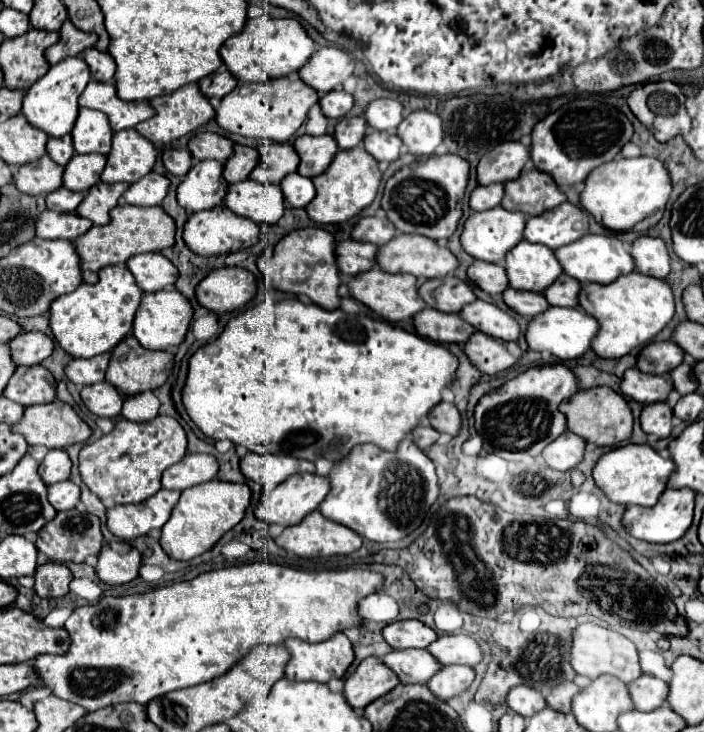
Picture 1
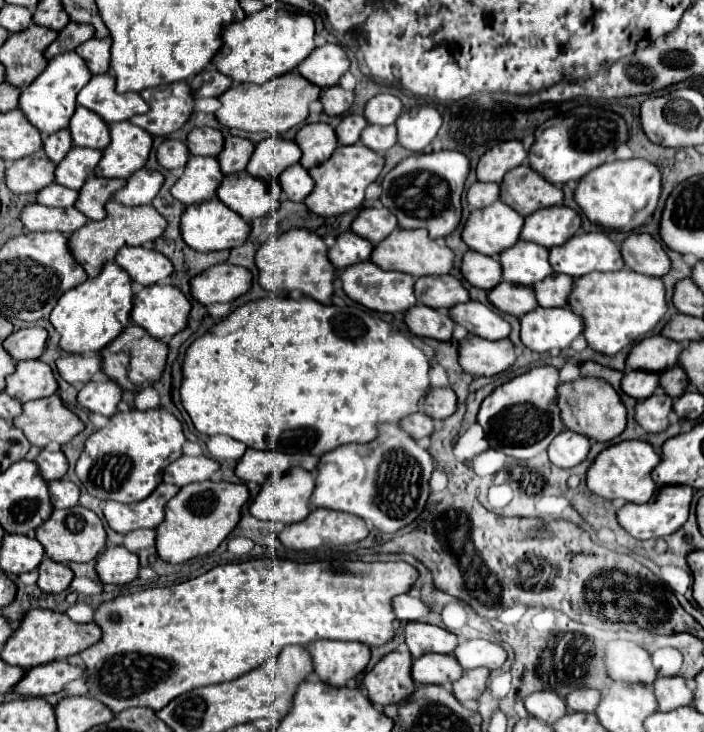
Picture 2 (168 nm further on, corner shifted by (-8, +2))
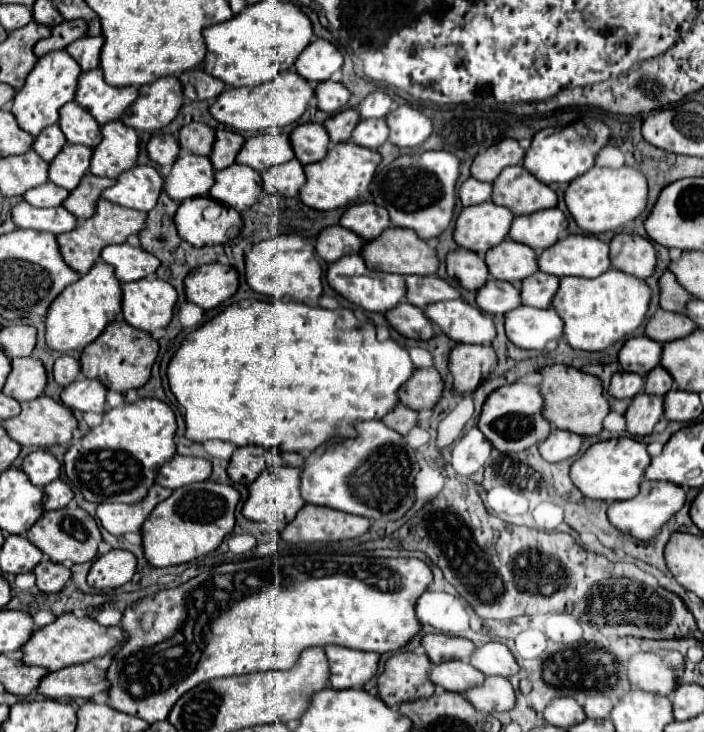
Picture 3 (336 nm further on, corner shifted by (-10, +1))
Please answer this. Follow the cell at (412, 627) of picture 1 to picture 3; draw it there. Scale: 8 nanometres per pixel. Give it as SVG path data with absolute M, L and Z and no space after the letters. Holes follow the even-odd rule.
M425 634L421 646L433 664L443 660L469 660L475 644L467 638L447 636L447 634Z

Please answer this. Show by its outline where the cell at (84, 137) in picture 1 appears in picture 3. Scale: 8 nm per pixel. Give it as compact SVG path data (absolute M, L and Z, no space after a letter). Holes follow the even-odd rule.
M69 102L59 112L61 112L59 126L67 142L83 144L89 148L95 148L101 142L101 126L87 110L79 108L79 104Z

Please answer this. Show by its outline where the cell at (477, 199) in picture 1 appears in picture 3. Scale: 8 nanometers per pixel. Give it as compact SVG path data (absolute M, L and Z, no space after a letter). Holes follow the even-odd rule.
M475 178L465 180L459 190L459 198L461 198L463 206L475 206L475 204L489 202L491 194L493 194L493 186L487 182L479 182Z

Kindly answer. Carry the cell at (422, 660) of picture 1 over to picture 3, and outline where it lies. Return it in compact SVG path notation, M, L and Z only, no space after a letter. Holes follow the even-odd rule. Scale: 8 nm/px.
M449 660L435 664L429 672L429 680L445 690L465 694L467 688L483 682L483 674L477 672L469 662L463 660Z

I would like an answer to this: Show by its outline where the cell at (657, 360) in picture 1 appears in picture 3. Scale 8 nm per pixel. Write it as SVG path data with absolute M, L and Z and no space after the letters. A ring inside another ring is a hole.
M647 336L641 338L629 338L621 352L619 352L619 364L627 372L637 372L641 376L647 376L655 366L661 364L663 346Z

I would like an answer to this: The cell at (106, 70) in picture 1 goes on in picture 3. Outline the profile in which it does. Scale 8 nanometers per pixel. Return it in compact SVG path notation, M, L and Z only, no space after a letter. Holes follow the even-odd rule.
M85 36L85 38L69 44L65 50L77 60L81 70L93 70L93 68L99 68L103 44L105 44L103 36L95 36L95 38Z

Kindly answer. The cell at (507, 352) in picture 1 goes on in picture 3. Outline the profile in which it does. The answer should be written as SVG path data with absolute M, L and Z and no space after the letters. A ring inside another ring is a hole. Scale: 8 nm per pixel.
M455 344L451 350L449 372L453 374L453 388L457 392L475 390L497 366L497 352L493 346Z

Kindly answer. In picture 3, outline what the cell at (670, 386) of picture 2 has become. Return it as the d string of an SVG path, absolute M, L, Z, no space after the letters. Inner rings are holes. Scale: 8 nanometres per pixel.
M663 366L653 368L645 378L645 390L655 396L665 396L671 388L673 388L673 378Z

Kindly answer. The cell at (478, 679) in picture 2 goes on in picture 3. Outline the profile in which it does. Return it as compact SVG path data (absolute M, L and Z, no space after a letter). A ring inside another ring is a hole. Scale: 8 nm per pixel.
M487 676L483 684L469 688L465 698L479 710L479 712L493 712L493 710L509 710L515 702L513 686L503 676Z

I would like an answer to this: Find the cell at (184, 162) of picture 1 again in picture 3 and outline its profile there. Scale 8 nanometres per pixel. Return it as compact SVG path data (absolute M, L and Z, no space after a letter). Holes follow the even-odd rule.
M153 134L147 144L149 158L161 166L171 166L179 156L179 142L169 134Z

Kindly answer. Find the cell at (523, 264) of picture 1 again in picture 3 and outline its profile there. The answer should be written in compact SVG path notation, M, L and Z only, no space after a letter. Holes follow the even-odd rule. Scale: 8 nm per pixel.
M505 240L503 244L491 248L491 252L485 256L485 262L493 278L507 280L511 284L517 284L527 276L539 272L537 252L513 240Z

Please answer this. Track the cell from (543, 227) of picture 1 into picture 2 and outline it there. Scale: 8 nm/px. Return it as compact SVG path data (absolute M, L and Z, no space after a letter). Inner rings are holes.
M559 205L537 209L533 215L525 217L521 239L551 249L555 245L563 245L577 233L581 233L581 217L573 209Z

